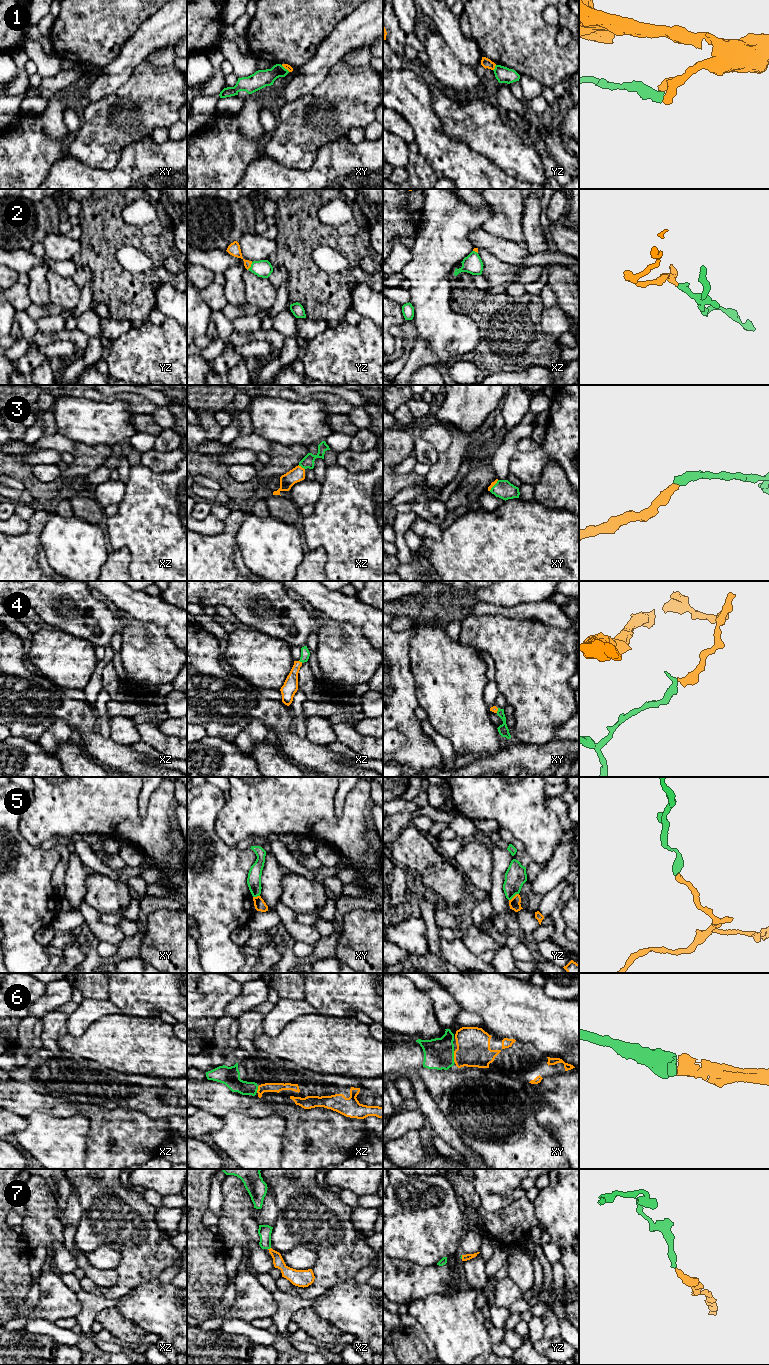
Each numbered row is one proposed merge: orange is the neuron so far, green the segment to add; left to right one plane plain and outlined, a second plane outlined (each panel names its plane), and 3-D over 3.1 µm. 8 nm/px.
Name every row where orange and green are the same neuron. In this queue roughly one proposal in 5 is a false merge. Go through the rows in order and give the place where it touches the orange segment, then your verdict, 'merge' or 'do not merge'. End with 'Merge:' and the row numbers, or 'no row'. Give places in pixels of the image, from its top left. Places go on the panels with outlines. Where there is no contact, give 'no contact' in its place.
1: meets orange in yz at (494, 68); do not merge
2: meets orange in yz at (250, 266); merge
3: meets orange in xz at (300, 466); merge
4: meets orange in xz at (301, 662); merge
5: meets orange in yz at (514, 896); do not merge
6: meets orange in xy at (454, 1057); merge
7: meets orange in xz at (270, 1248); merge
Merge: 2, 3, 4, 6, 7

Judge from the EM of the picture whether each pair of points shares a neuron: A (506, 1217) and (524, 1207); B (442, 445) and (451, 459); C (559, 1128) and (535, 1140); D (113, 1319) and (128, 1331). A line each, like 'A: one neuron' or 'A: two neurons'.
A: one neuron
B: two neurons
C: two neurons
D: one neuron

